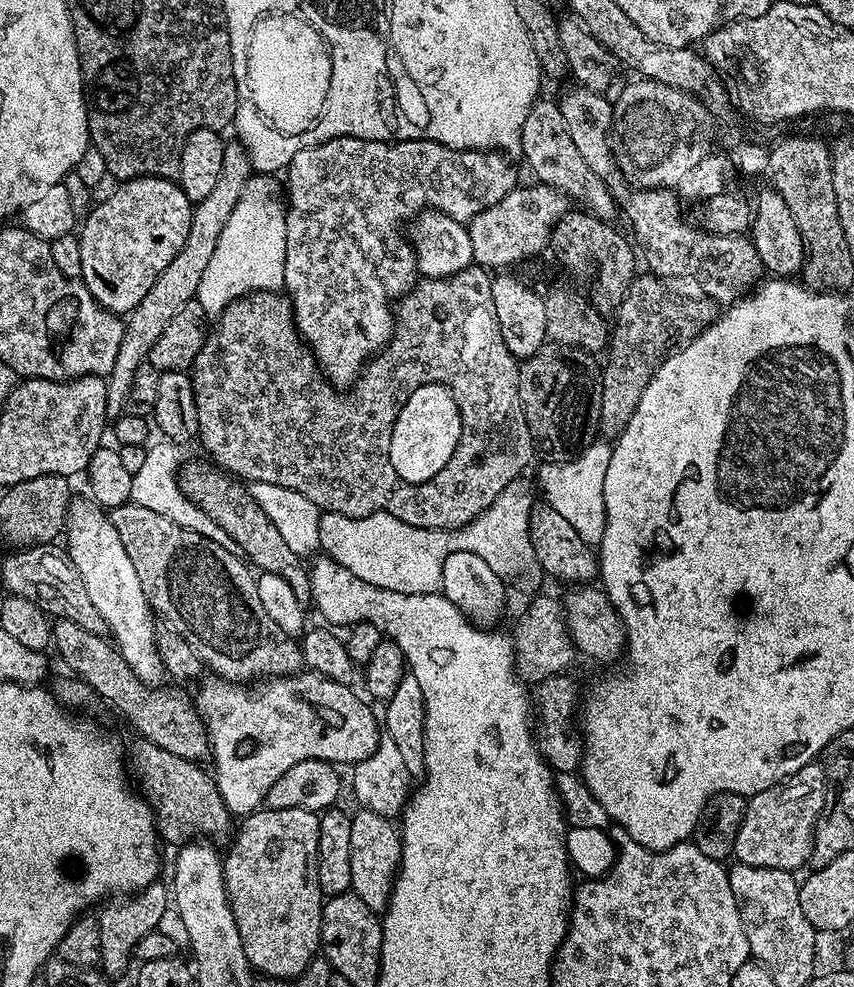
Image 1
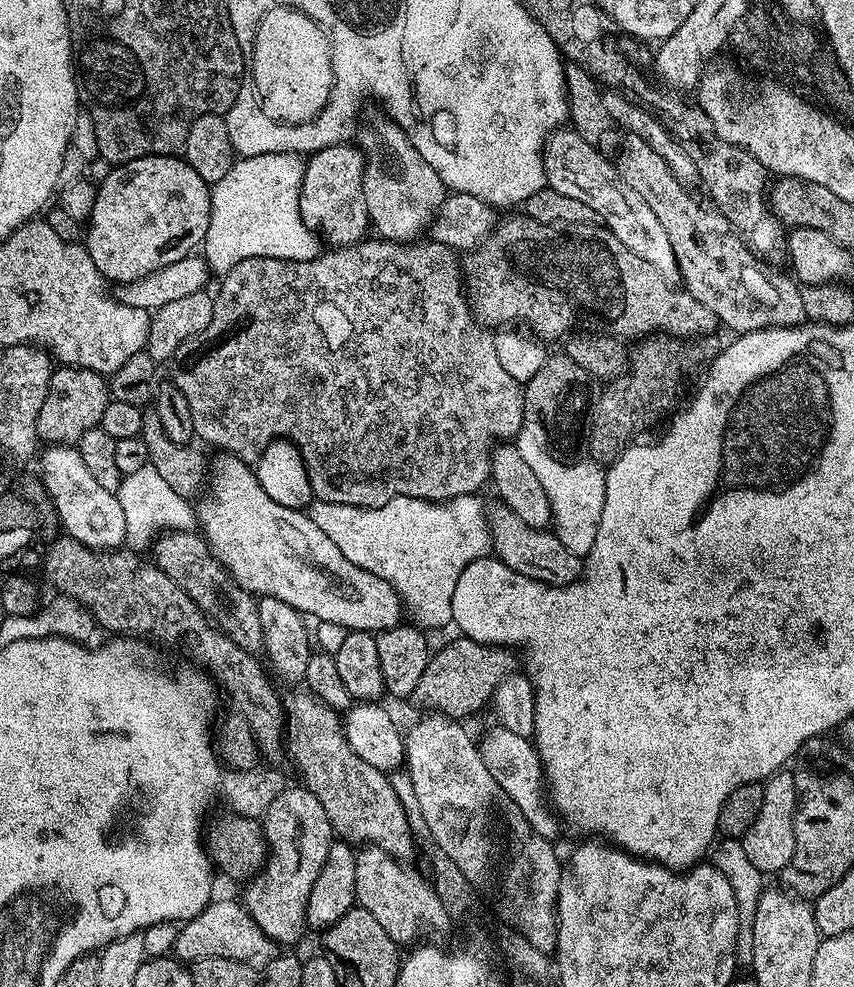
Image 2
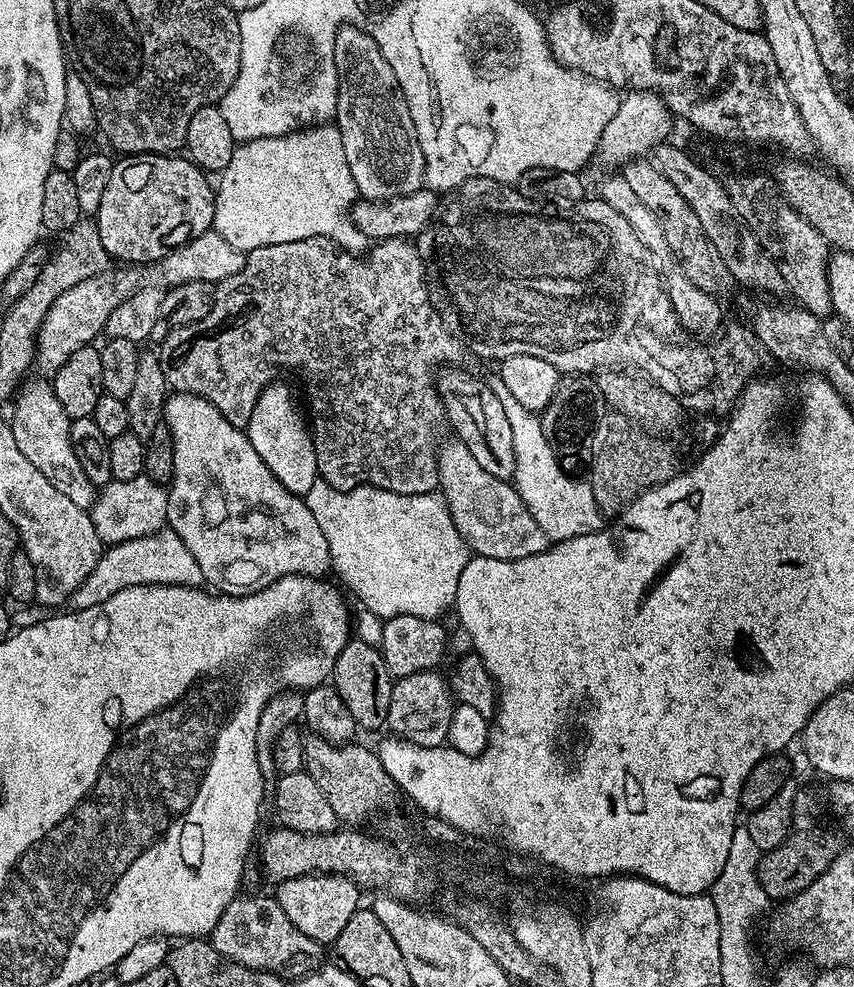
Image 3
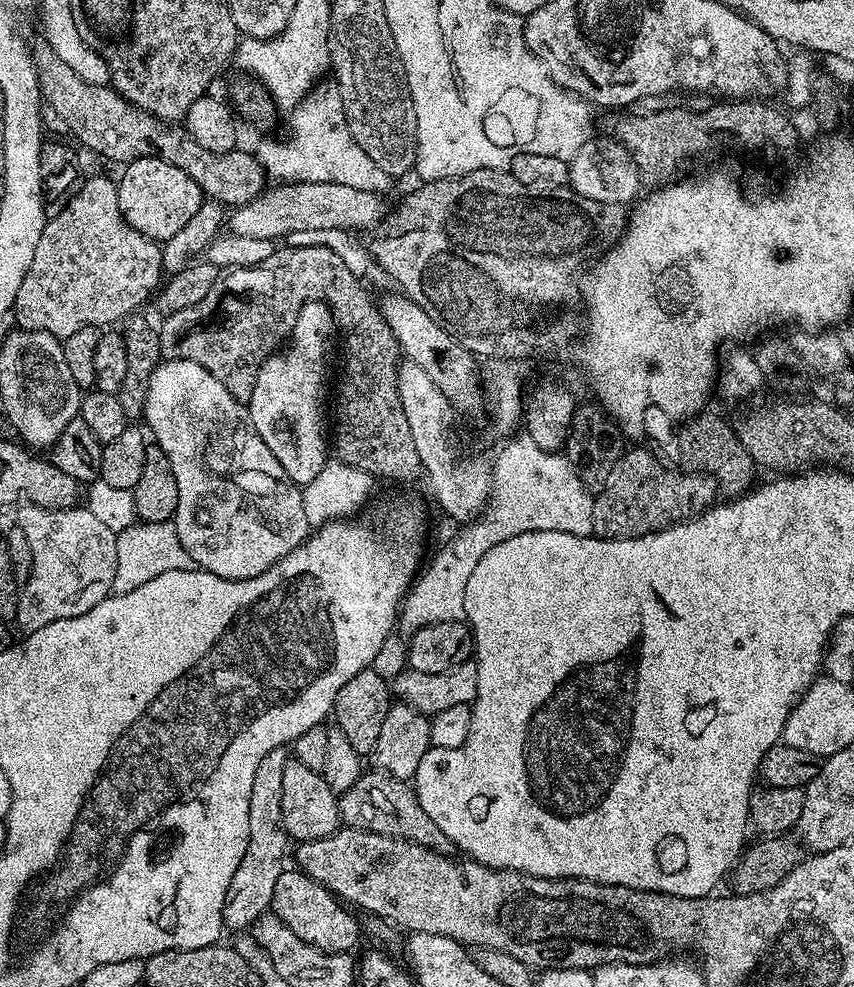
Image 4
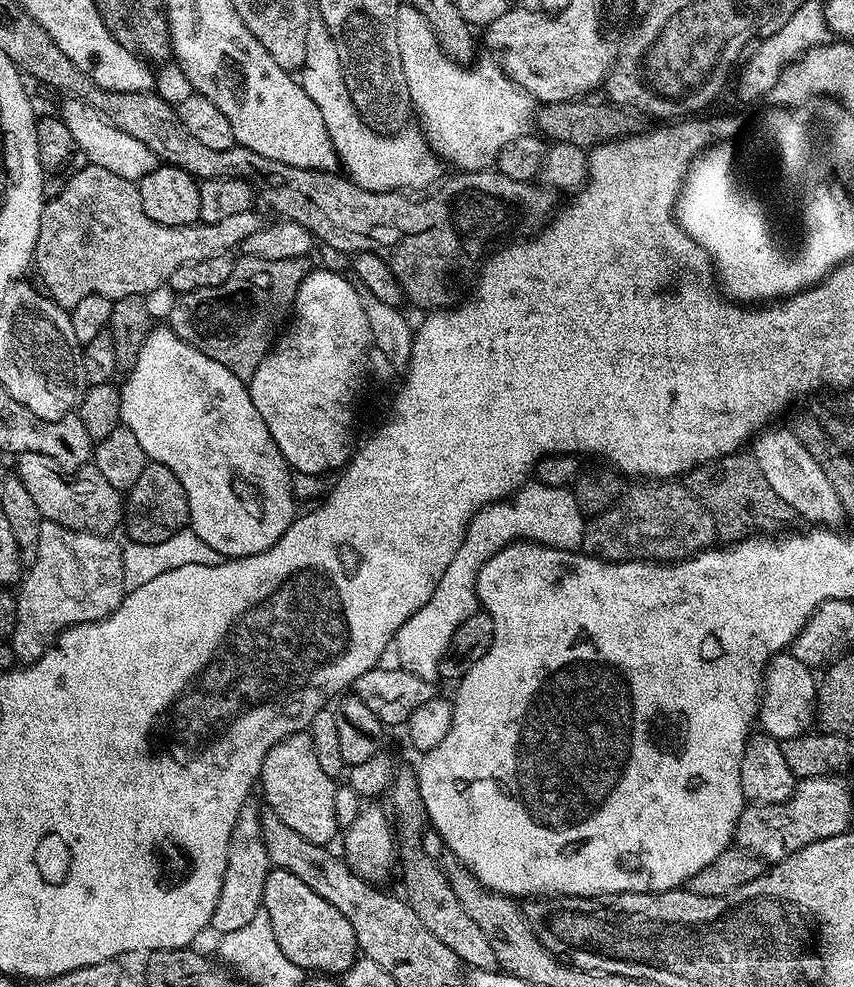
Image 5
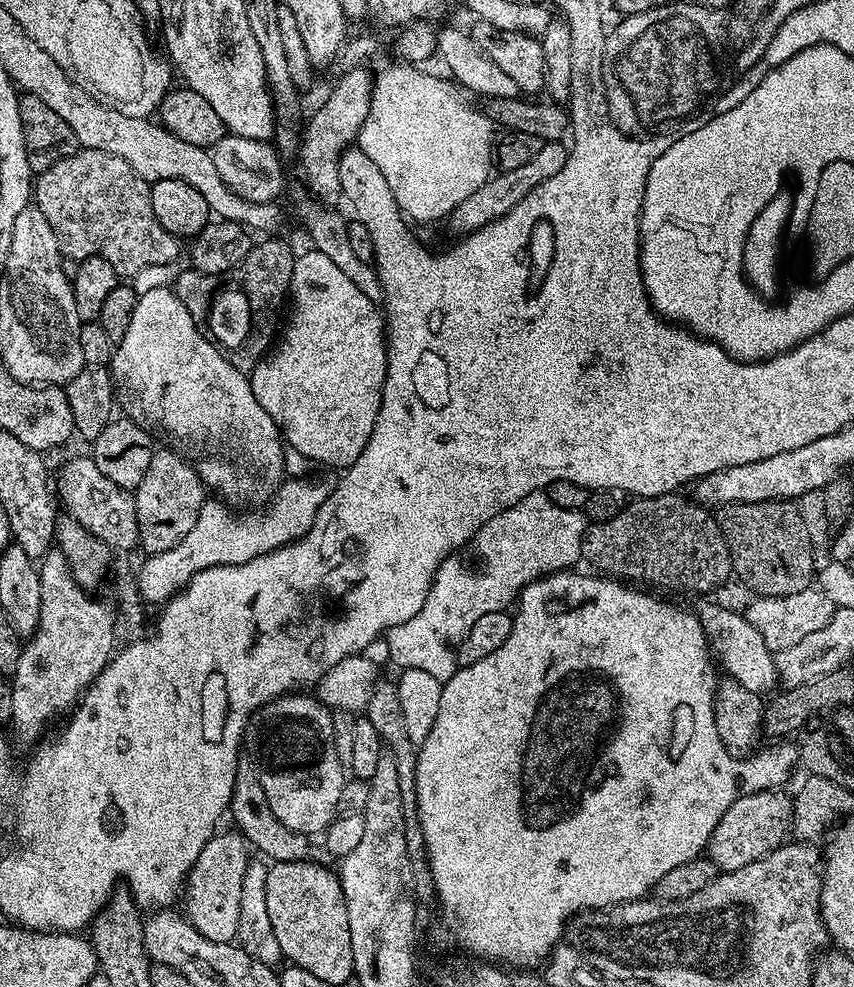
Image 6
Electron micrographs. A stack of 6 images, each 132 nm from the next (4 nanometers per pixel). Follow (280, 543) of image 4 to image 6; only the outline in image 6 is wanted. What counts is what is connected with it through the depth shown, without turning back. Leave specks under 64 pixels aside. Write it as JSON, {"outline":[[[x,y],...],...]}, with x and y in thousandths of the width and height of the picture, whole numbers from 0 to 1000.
{"outline":[[[200,291],[163,297],[146,340],[133,349],[129,376],[133,401],[145,412],[144,420],[179,440],[193,438],[200,449],[226,467],[240,495],[248,494],[268,512],[304,511],[319,506],[334,485],[335,453],[321,424],[307,415],[297,403],[295,386],[259,359],[256,353],[227,326],[222,314],[206,301]]]}

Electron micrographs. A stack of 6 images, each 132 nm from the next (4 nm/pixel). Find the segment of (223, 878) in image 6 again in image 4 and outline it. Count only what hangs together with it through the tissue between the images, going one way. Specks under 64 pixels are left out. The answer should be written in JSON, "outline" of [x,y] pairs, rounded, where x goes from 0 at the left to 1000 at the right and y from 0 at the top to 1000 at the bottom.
{"outline":[[[334,757],[322,758],[300,774],[293,802],[294,845],[290,847],[288,864],[269,894],[261,920],[262,937],[275,944],[292,941],[301,930],[317,921],[322,895],[335,879],[333,867],[340,848],[330,828],[330,793],[338,769],[340,764]]]}

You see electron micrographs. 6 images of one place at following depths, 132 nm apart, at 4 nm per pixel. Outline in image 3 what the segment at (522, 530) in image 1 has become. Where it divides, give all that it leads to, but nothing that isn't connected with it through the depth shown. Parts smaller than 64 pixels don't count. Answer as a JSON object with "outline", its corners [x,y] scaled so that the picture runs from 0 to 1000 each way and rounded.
{"outline":[[[371,484],[368,492],[363,492],[358,504],[358,510],[363,521],[368,521],[368,526],[372,528],[372,534],[377,536],[377,541],[382,541],[382,553],[386,557],[386,565],[389,566],[388,579],[395,580],[405,591],[412,595],[412,600],[444,626],[453,626],[457,624],[484,624],[485,626],[499,626],[500,628],[509,628],[519,625],[520,618],[530,613],[536,598],[536,586],[541,582],[541,578],[548,572],[550,566],[550,556],[543,550],[541,541],[536,541],[536,533],[532,533],[532,525],[527,525],[527,517],[520,511],[520,504],[514,501],[500,498],[499,501],[489,501],[488,503],[477,503],[475,501],[461,501],[457,496],[447,496],[446,494],[432,494],[423,492],[412,494],[409,498],[398,498],[393,494],[388,494],[384,489]]]}

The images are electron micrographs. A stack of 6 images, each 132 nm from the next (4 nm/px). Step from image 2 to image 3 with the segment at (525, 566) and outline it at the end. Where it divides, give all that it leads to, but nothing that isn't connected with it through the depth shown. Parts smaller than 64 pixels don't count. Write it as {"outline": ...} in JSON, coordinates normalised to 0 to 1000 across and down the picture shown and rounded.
{"outline":[[[526,444],[521,450],[519,447],[511,463],[514,502],[520,504],[527,525],[532,525],[532,533],[536,533],[536,541],[541,541],[543,550],[556,562],[605,567],[621,565],[621,561],[635,561],[643,555],[642,542],[625,529],[625,521],[616,517],[616,509],[611,509],[603,493],[594,486],[578,484],[578,480],[569,480],[539,446]]]}

